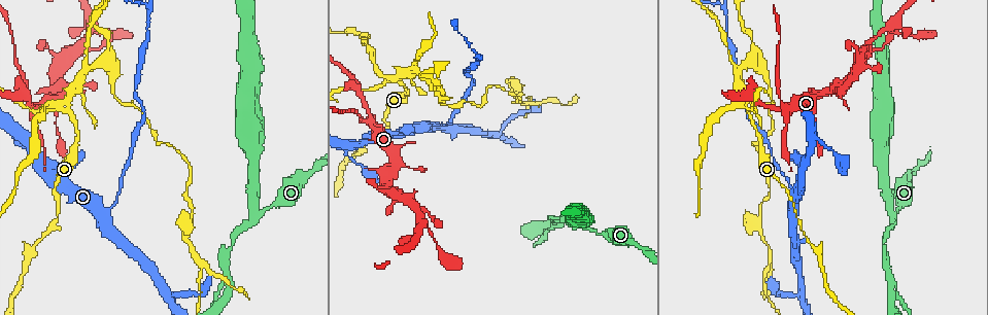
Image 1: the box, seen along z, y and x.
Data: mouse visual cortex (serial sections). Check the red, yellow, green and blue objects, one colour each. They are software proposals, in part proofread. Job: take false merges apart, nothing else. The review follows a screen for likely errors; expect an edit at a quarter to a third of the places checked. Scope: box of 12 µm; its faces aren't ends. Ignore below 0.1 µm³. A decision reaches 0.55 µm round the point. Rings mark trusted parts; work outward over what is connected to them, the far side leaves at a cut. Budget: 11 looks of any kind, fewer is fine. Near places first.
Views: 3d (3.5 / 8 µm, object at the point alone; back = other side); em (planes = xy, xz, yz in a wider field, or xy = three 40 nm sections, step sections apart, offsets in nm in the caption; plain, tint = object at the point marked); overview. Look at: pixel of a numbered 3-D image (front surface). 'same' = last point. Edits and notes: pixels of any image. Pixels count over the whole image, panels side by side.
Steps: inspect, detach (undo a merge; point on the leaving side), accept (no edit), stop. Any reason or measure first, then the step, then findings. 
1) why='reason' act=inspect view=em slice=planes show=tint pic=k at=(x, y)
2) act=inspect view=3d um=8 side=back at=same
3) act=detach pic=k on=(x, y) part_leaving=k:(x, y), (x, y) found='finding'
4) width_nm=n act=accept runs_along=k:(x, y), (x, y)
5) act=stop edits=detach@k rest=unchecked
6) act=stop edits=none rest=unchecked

act=inspect view=3d um=3.5 pic=1 at=(585, 229)

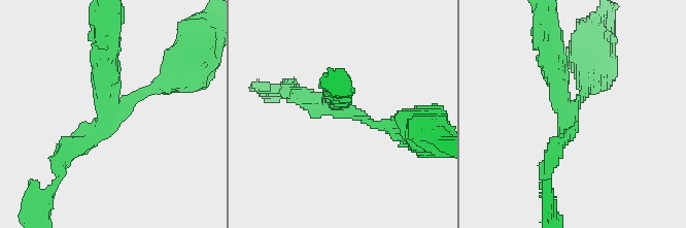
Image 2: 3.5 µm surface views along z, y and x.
act=accept runs_along=2:(402, 127), (347, 111), (338, 90) found='all the same cell'

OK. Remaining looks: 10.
why='thin neck' act=inspect view=3d um=3.5 pic=1 at=(231, 281)

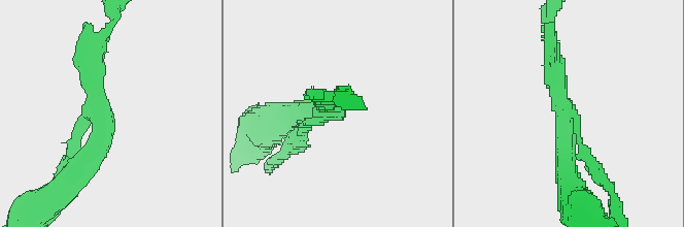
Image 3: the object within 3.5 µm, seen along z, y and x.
arms=3 arm_widths_nm=150,250,300 why='need the tissue' act=inspect view=em slice=xy step=2 show=tint pic=3 at=(97, 108)

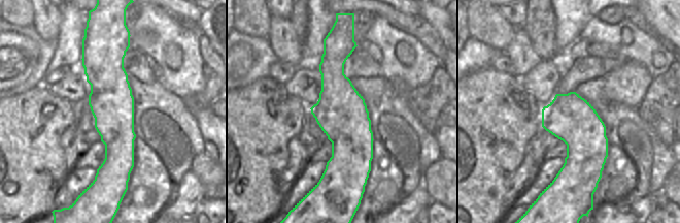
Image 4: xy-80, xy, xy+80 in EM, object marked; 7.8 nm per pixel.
act=inspect view=em slice=xy step=1 show=tint at=same

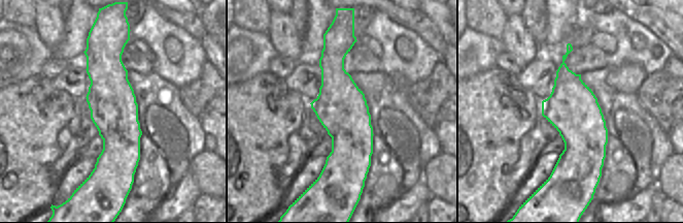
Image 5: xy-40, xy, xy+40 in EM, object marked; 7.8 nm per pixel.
width_nm=400 act=accept runs_along=3:(101, 42), (101, 134), (76, 172) found='one cell here'

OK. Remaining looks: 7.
why='two arms in line, one across' act=inspect view=3d um=3.5 pic=1 at=(71, 113)

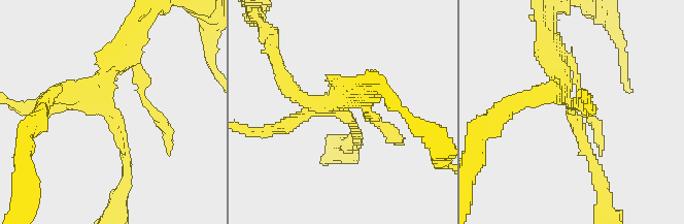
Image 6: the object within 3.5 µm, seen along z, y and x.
arms=3 arm_widths_nm=200,200,200 why='need the tissue' act=inspect view=em slice=xy step=5 show=tint pic=6 at=(117, 116)

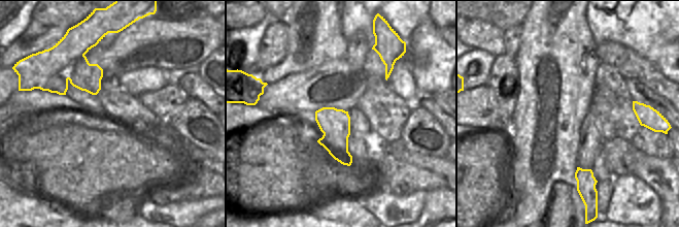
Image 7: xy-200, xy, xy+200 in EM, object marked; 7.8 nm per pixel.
act=detach pic=6 on=(146, 82) found='a second cell is stuck on'

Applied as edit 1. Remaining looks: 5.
why='see it whole again' act=inspect view=overview

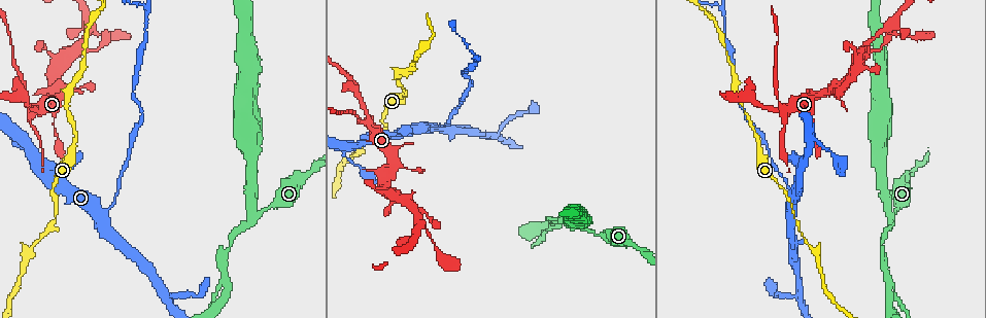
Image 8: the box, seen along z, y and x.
why='thick turns thin' act=inspect view=em slice=xy step=5 show=tint pic=8 at=(778, 99)

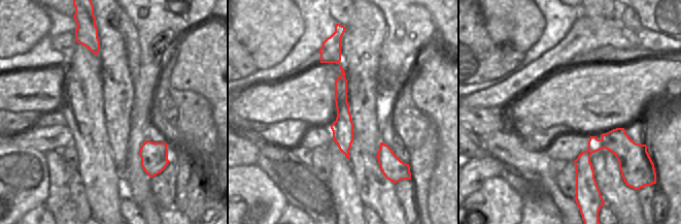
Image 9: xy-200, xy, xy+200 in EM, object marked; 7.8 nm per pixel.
why='see where the arms go' act=inspect view=3d um=3.5 at=same

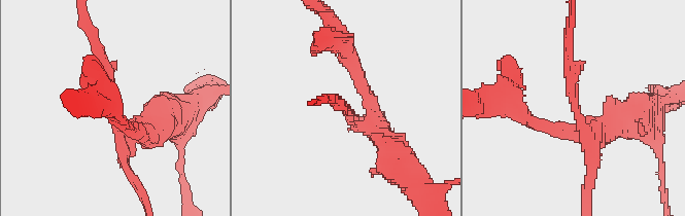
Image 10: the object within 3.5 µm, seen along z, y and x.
act=detach pic=10 on=(589, 176) part_leaving=10:(590, 134), (572, 99), (567, 42) found='a second cell is stuck on'

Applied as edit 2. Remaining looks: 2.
act=stop edits=detach@6,detach@10 rest=unchecked

